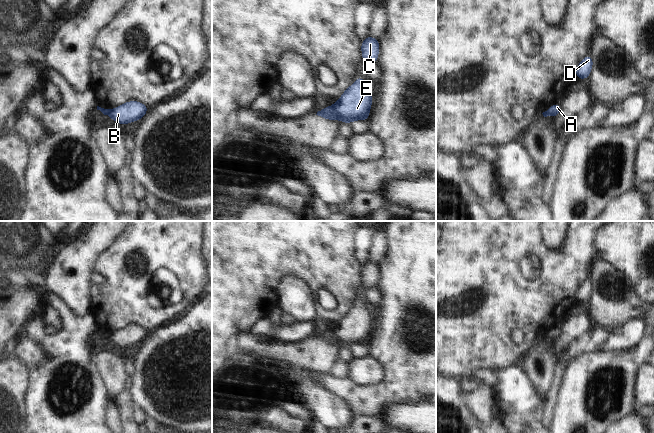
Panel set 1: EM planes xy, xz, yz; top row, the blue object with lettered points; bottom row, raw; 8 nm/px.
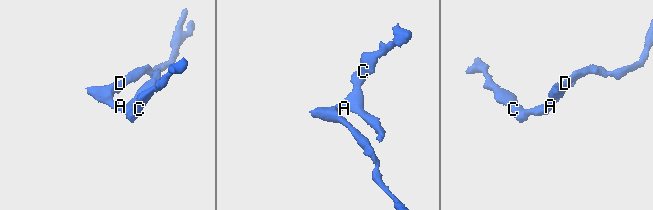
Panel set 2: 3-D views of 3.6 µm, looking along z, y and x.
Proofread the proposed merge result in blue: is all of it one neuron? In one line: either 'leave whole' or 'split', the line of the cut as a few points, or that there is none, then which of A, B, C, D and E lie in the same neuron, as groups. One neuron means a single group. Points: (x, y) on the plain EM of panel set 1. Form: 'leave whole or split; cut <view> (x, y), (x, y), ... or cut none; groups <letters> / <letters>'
split; cut xz (331, 330), (339, 343); groups A D / B C E

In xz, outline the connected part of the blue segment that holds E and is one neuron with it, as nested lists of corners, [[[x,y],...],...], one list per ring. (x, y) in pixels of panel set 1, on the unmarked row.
[[[358,301],[332,331],[339,344],[344,347],[350,348],[356,344],[366,345],[372,330],[372,320],[370,311],[362,301]]]

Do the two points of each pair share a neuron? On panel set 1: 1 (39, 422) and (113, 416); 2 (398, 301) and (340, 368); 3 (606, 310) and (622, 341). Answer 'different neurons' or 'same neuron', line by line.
1: different neurons
2: different neurons
3: different neurons

